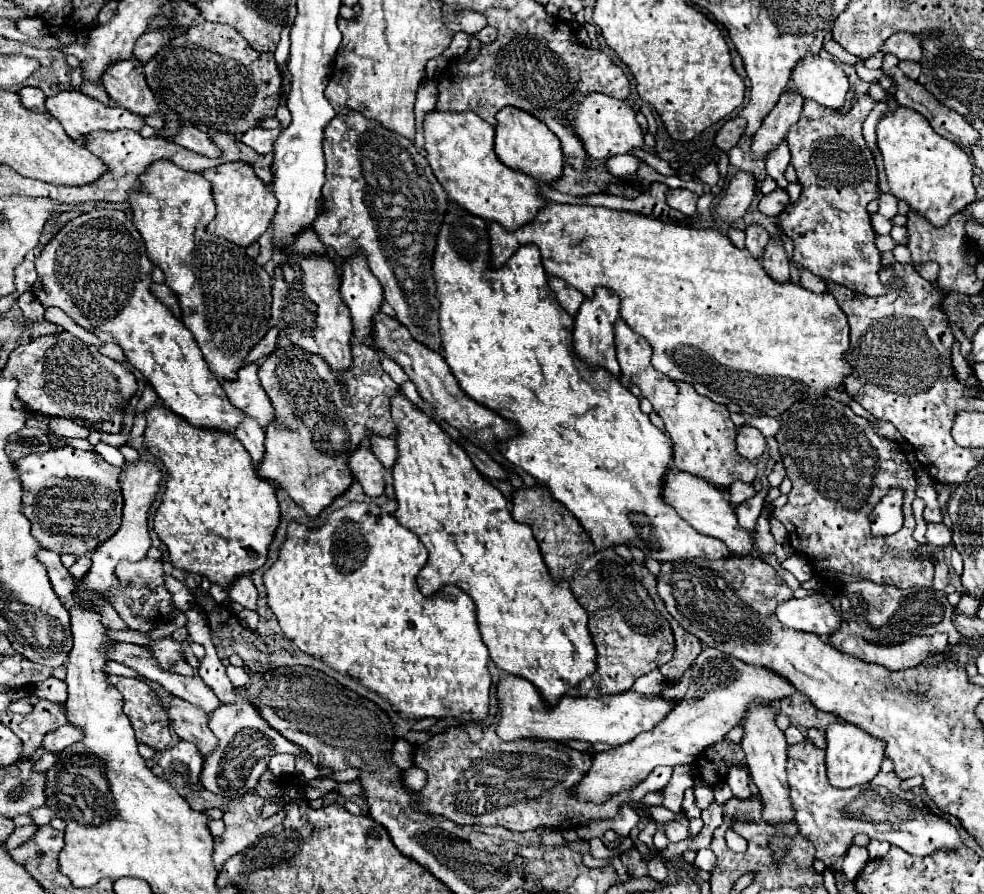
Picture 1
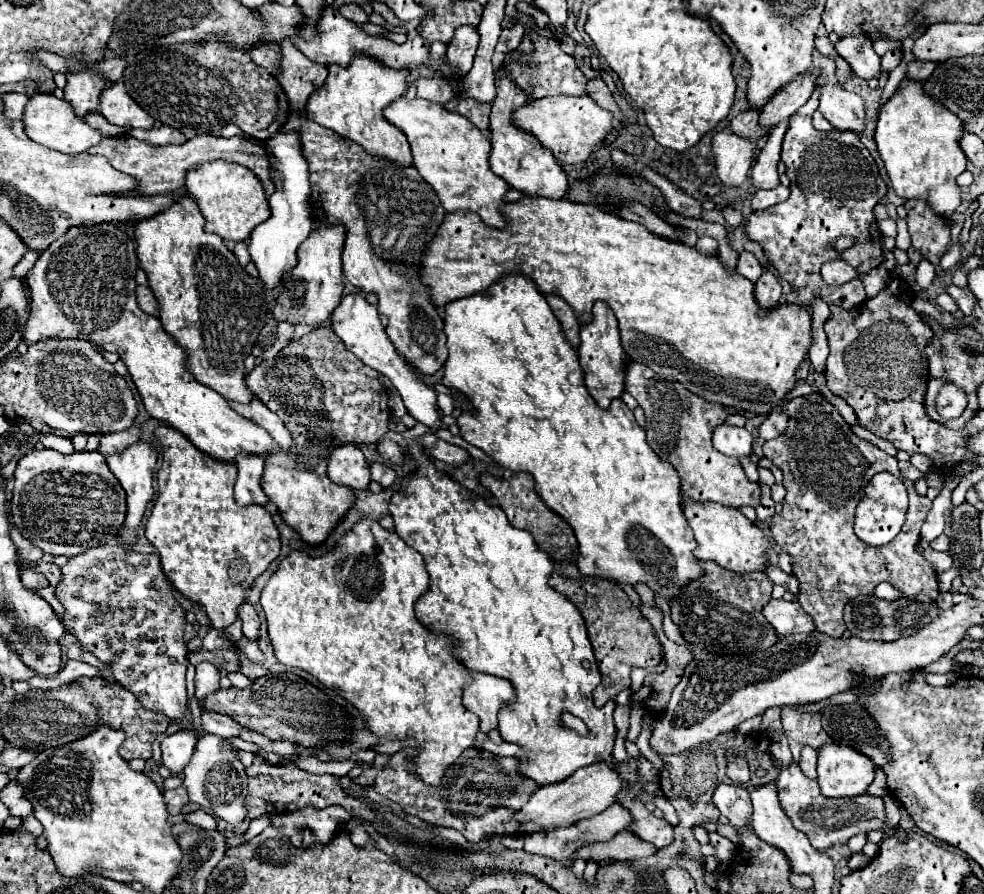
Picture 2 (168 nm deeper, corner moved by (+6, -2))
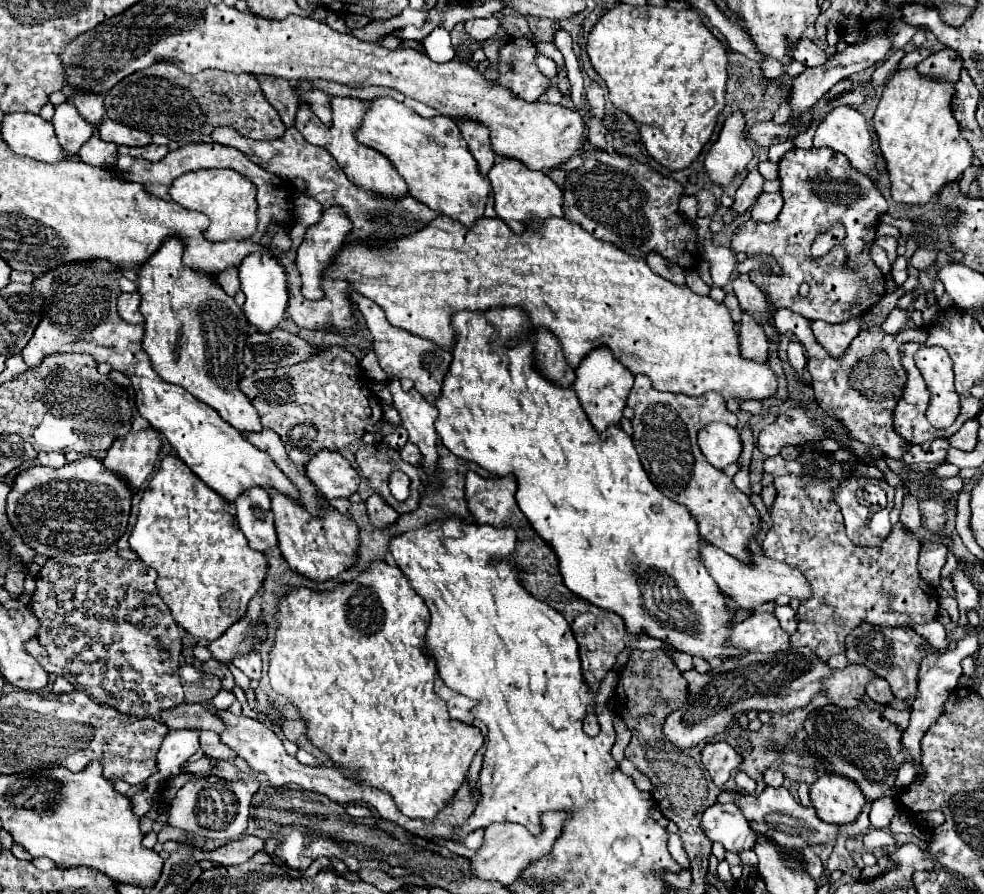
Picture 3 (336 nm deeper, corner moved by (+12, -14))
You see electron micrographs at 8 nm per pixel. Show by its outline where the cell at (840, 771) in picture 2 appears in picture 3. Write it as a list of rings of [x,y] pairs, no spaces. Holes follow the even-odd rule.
[[[824,774],[810,786],[810,800],[818,818],[834,824],[854,822],[862,812],[866,798],[860,786],[840,774]]]

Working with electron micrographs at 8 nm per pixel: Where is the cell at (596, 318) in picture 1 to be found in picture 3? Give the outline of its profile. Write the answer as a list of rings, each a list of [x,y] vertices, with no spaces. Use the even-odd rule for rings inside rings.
[[[608,346],[594,348],[590,354],[586,354],[586,358],[576,368],[574,390],[578,394],[578,400],[580,400],[582,408],[586,410],[592,426],[596,428],[596,432],[602,438],[606,438],[604,430],[610,424],[618,424],[620,422],[622,410],[626,406],[626,398],[628,398],[628,392],[630,392],[632,384],[634,384],[634,376],[630,374],[630,370],[626,370],[622,364],[618,364],[618,360],[612,356]]]

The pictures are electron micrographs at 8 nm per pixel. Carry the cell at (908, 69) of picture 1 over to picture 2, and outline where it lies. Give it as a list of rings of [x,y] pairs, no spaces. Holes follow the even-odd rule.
[[[924,60],[908,62],[908,78],[926,80],[926,78],[932,76],[932,72],[934,72],[936,66],[938,66],[938,62],[924,62]]]

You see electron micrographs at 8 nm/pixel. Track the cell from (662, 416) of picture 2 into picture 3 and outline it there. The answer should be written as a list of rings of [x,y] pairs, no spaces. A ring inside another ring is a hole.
[[[642,374],[636,376],[636,382],[628,396],[628,406],[634,410],[632,418],[632,440],[640,454],[642,466],[654,486],[668,498],[684,504],[698,522],[700,536],[728,552],[730,556],[748,562],[748,540],[760,530],[760,518],[750,498],[740,492],[732,478],[722,470],[710,466],[696,442],[696,434],[702,426],[710,422],[726,422],[736,428],[736,414],[728,412],[726,402],[720,394],[708,392],[698,398],[688,398],[672,392],[658,392],[652,388],[650,380]]]

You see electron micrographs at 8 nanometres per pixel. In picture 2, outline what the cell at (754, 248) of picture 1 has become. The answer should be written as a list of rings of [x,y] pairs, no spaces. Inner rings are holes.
[[[740,252],[738,256],[738,274],[744,276],[750,282],[756,282],[762,274],[762,266],[760,262],[754,258],[754,254],[750,252]]]

